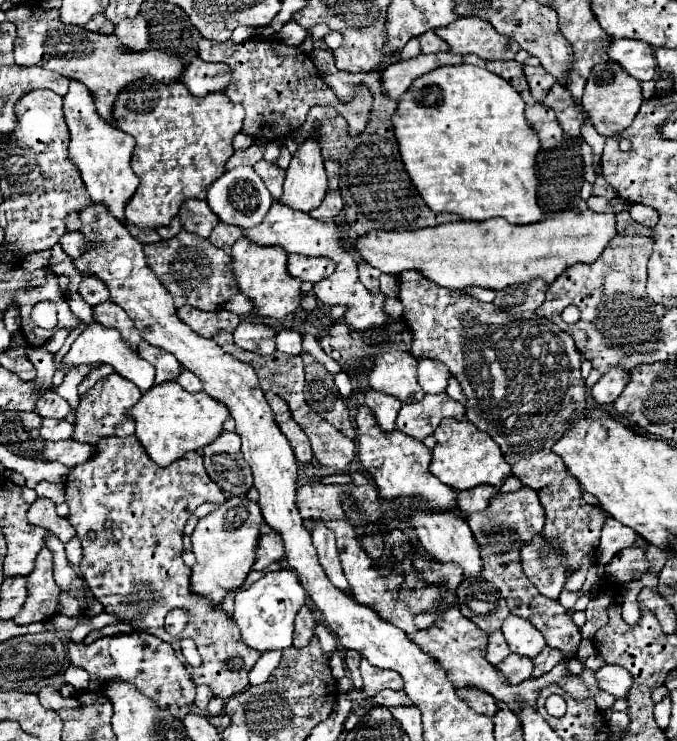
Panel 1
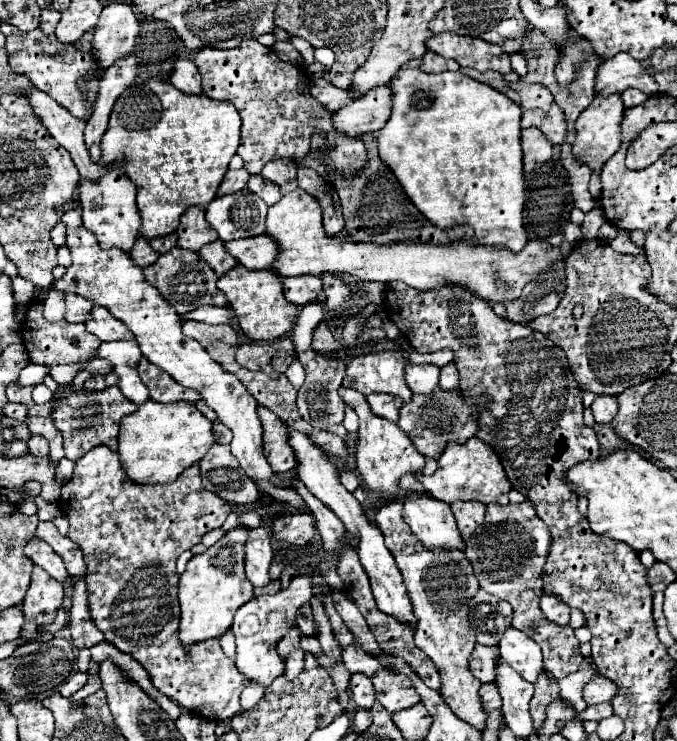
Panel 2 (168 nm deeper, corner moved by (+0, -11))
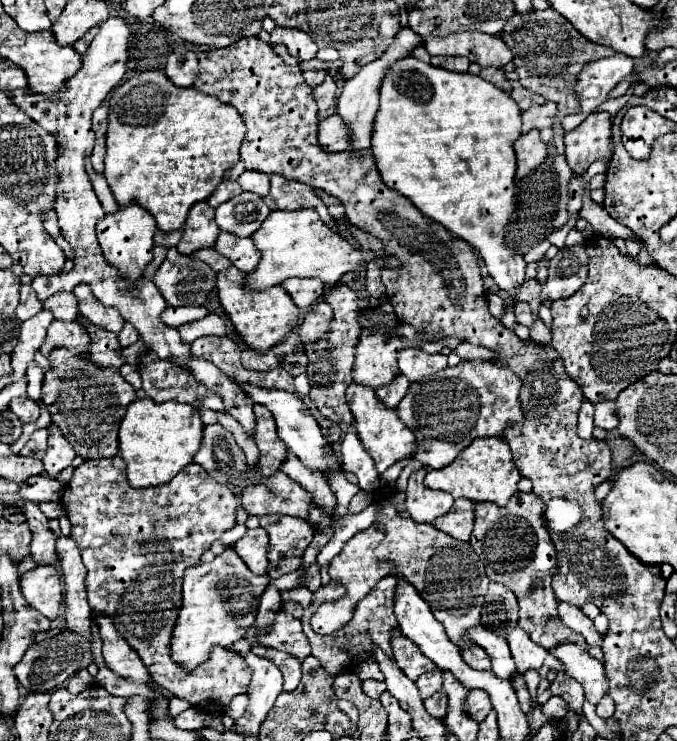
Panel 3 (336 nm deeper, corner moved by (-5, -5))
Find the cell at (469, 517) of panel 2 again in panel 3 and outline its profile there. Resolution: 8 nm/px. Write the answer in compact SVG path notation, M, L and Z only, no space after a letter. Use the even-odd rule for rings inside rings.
M457 498L453 508L443 518L437 518L433 526L453 536L455 540L469 540L475 522L473 516L475 516L475 502L471 502L469 498Z

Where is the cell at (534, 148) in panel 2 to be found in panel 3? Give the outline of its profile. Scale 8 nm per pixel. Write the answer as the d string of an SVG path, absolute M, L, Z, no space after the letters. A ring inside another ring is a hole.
M539 130L521 134L513 148L517 154L517 180L535 170L547 156L547 144L541 140Z

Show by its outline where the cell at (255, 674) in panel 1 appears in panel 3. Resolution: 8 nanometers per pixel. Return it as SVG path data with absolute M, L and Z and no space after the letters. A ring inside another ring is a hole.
M239 694L239 696L235 696L233 700L231 700L231 704L229 704L229 708L225 710L231 718L239 718L243 712L247 710L247 694Z

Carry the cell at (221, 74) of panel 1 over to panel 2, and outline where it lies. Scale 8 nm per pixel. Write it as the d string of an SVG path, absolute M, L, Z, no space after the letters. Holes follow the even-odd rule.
M176 60L170 72L170 84L184 94L202 94L200 72L192 60Z

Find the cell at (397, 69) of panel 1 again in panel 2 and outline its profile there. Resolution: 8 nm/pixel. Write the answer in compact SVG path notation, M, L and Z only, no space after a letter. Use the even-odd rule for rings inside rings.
M390 86L374 88L366 96L346 104L338 112L332 114L334 130L352 138L362 138L364 134L378 132L388 122L392 108Z

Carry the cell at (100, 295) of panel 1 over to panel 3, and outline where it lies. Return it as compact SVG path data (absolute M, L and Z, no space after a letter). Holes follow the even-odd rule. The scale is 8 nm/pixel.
M61 292L43 302L43 308L51 310L57 320L77 320L79 318L79 302L73 292Z

